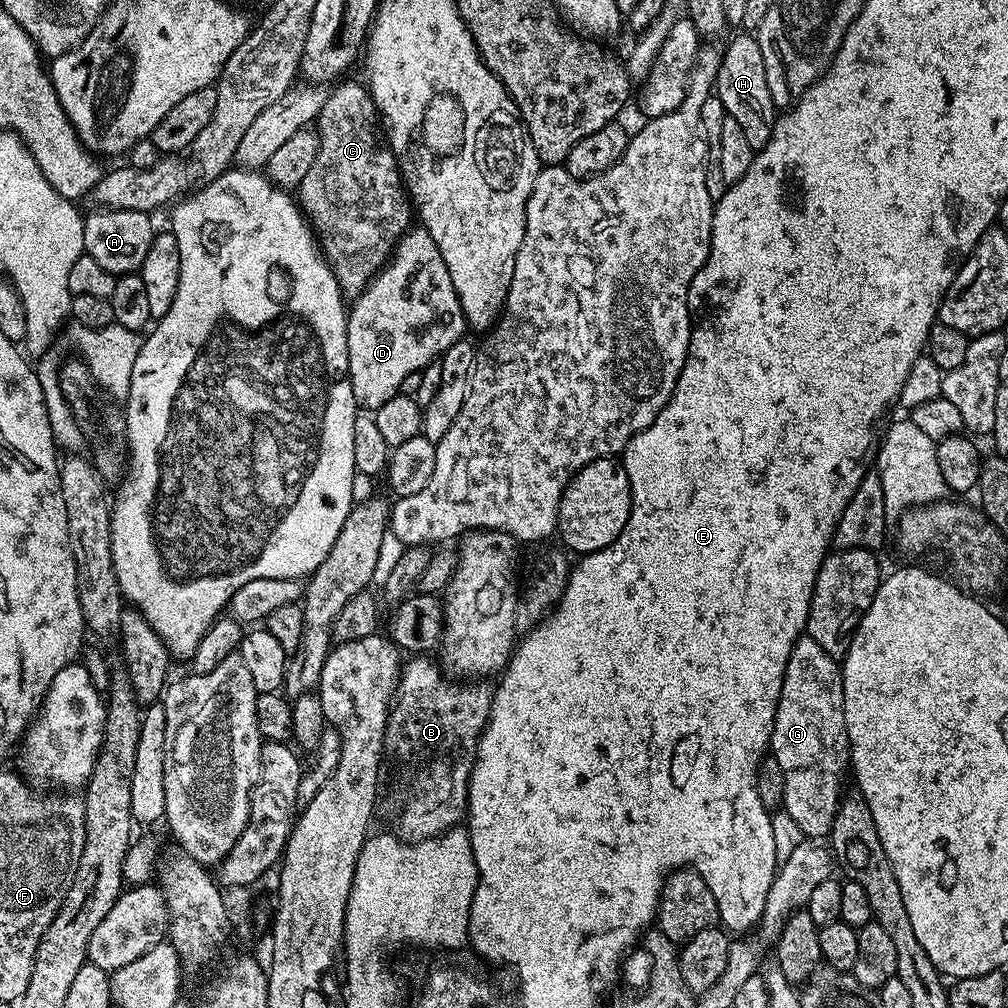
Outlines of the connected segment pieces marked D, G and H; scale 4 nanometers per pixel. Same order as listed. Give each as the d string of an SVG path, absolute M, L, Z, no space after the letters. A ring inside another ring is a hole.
M423 226L409 227L396 243L383 268L369 280L364 291L351 301L348 318L348 377L354 390L357 409L375 410L382 402L390 402L399 392L404 379L443 356L454 342L465 339L464 311L458 302L450 270L442 262L442 254Z
M806 634L796 641L788 659L782 694L778 698L772 723L770 754L778 760L785 778L782 808L794 818L805 837L827 837L831 833L832 823L845 791L844 775L847 777L850 772L850 749L844 709L844 674L837 660L826 654L826 650L822 650L822 646L818 646L818 642L814 642L814 638Z
M755 35L736 36L723 49L716 75L714 94L722 102L727 116L742 126L743 134L754 149L761 149L770 142L778 119L774 98L770 98L770 86L766 86L766 62L762 62L762 46Z

